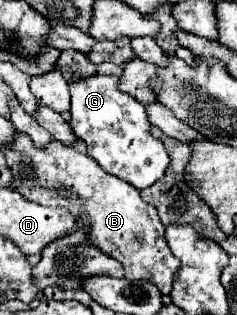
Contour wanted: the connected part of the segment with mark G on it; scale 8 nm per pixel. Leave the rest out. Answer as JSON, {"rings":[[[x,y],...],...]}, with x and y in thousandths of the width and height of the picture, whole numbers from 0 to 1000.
{"rings":[[[380,238],[304,251],[295,276],[295,403],[363,454],[371,492],[464,556],[506,562],[565,587],[574,600],[616,600],[650,587],[700,543],[717,498],[684,448],[650,441],[624,410],[624,371],[599,327],[557,302],[498,289],[498,244],[464,238]]]}

